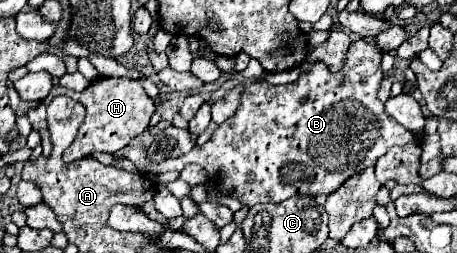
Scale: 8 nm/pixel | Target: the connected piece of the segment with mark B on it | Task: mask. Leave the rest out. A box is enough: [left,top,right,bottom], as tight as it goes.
[164,39,418,207]

